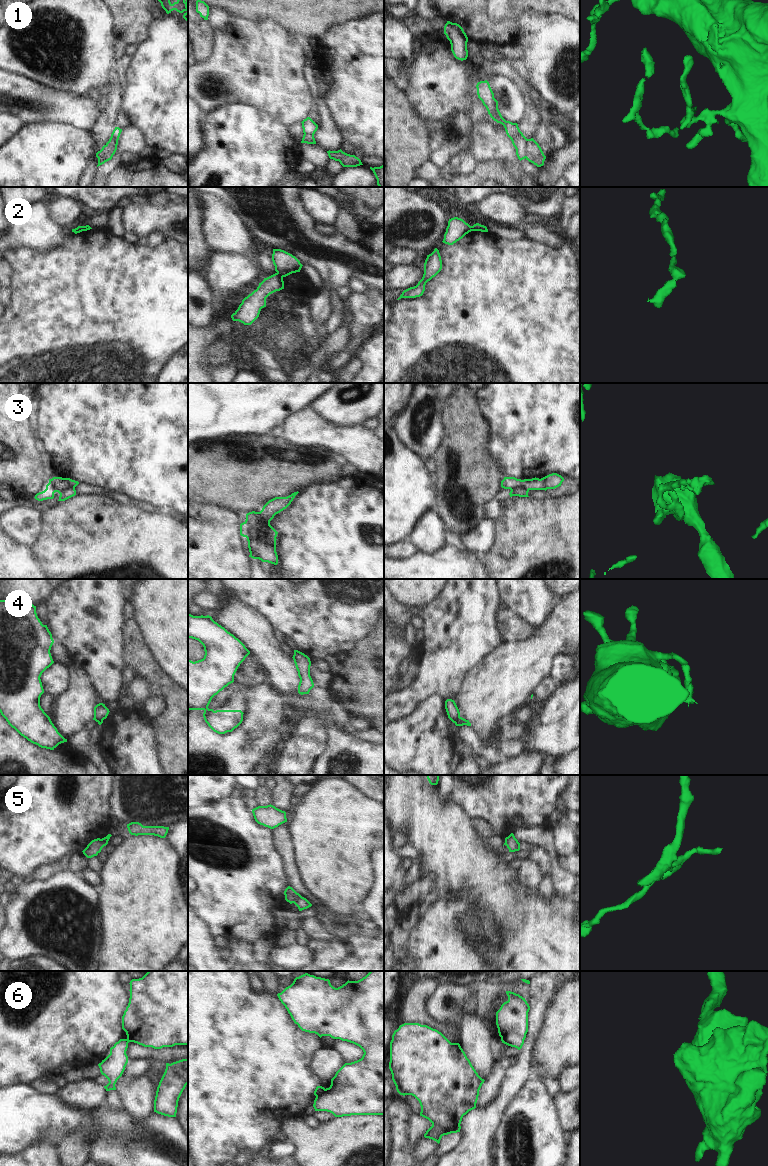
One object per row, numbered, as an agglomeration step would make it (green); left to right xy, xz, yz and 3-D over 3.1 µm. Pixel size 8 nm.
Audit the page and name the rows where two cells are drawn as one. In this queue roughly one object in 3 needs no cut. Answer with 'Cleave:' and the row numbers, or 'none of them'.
Cleave: 1, 2, 3, 4, 5, 6

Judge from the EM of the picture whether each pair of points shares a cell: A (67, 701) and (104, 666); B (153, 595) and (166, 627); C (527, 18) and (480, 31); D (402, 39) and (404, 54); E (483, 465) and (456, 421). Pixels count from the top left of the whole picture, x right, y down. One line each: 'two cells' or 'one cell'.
A: two cells
B: one cell
C: two cells
D: one cell
E: one cell

